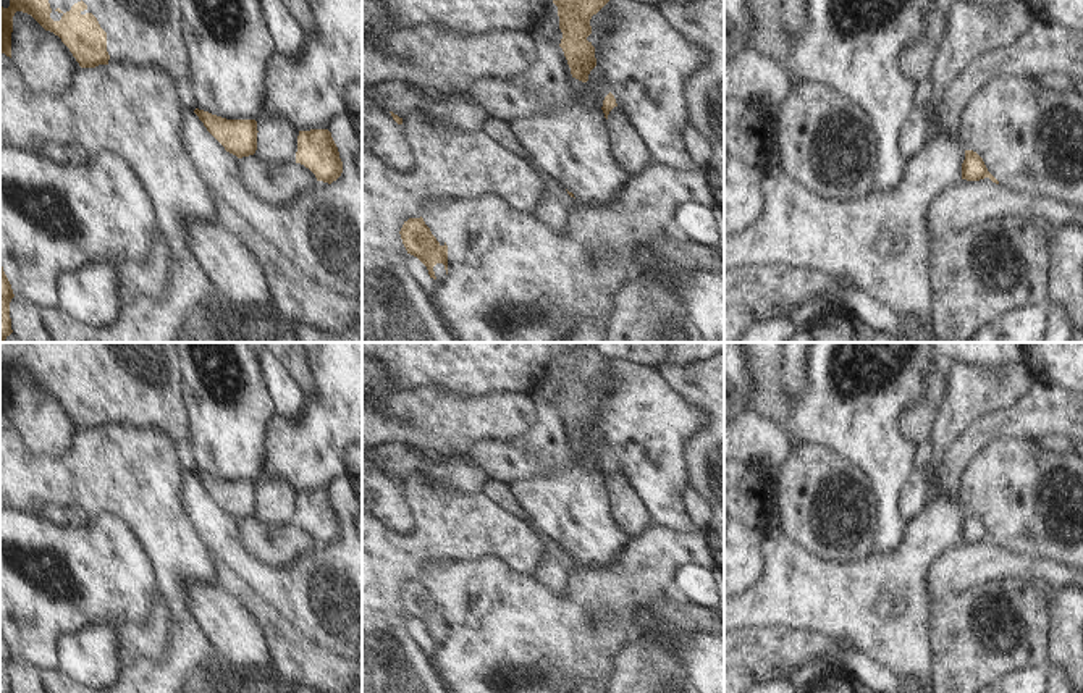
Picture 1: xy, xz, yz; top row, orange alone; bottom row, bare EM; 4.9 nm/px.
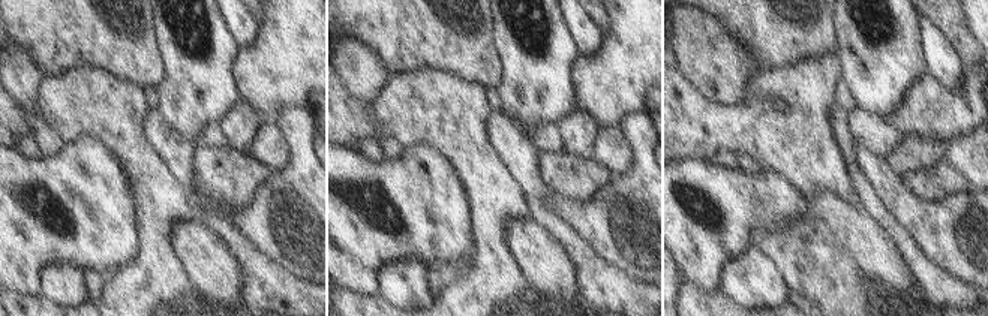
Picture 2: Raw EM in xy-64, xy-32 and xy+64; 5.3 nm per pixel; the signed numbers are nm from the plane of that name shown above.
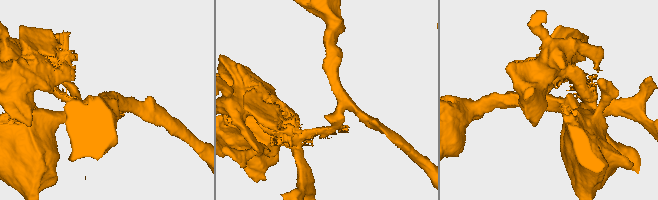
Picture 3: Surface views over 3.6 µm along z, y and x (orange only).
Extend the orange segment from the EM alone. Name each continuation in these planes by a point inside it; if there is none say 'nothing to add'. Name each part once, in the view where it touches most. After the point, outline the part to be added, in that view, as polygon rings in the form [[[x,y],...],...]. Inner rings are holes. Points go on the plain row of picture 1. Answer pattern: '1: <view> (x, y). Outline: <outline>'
nothing to add

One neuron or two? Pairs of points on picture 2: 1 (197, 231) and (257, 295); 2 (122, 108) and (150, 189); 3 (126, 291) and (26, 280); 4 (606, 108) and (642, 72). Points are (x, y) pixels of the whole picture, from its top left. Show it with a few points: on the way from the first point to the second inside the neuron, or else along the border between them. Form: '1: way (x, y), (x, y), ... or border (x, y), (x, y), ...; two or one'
1: border (233, 250), (243, 265), (245, 300); two
2: way (122, 128), (146, 169); one
3: border (135, 256), (119, 265), (107, 277); two
4: way (615, 99), (634, 81); one

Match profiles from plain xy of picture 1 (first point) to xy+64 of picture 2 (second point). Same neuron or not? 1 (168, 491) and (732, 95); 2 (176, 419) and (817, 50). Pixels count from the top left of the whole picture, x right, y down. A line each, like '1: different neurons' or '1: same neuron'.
1: different neurons
2: same neuron

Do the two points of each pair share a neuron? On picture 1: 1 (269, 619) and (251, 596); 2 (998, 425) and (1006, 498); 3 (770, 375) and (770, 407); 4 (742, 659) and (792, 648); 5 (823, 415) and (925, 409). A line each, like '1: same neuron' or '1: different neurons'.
1: same neuron
2: different neurons
3: same neuron
4: same neuron
5: different neurons

